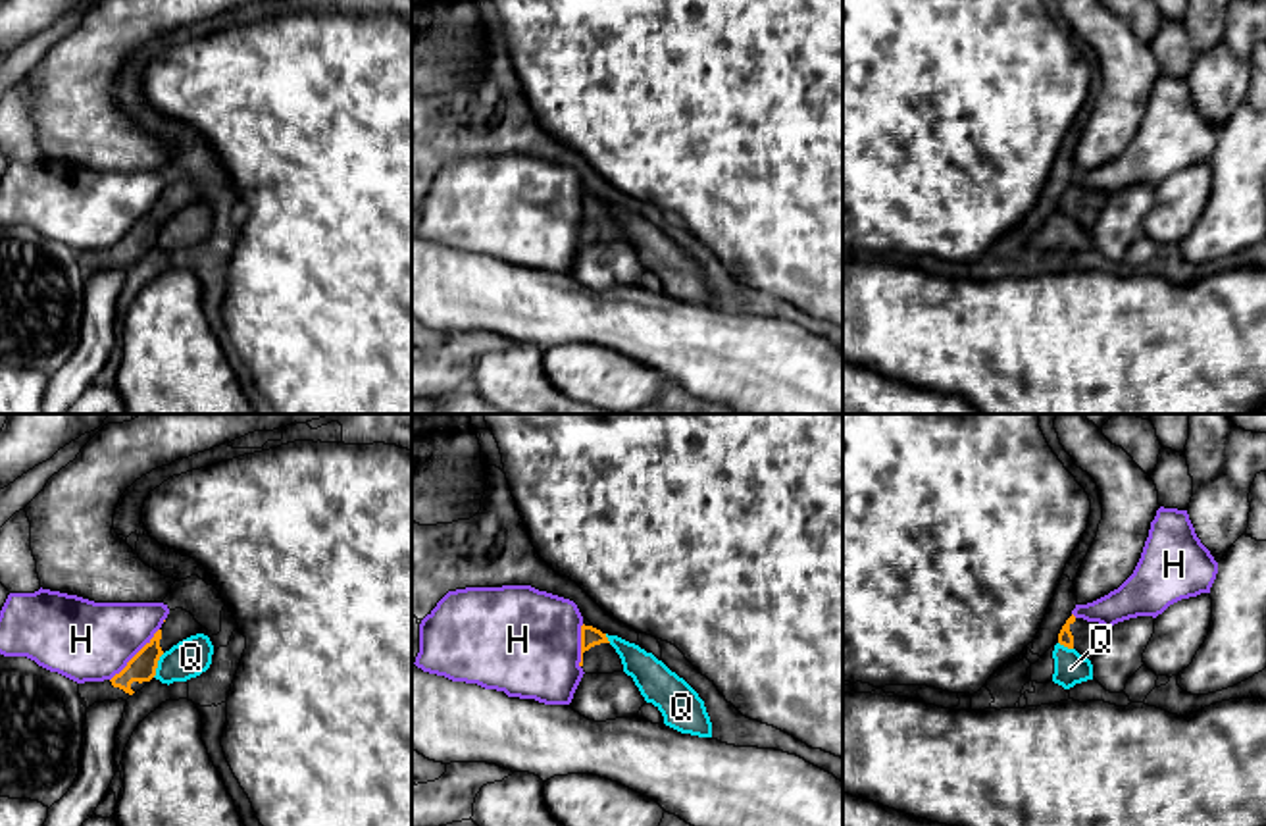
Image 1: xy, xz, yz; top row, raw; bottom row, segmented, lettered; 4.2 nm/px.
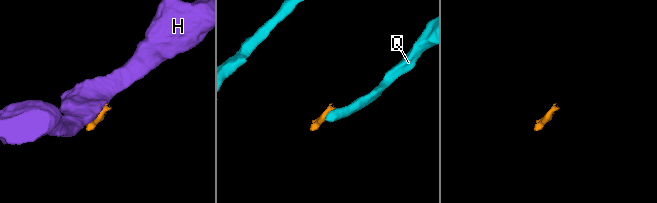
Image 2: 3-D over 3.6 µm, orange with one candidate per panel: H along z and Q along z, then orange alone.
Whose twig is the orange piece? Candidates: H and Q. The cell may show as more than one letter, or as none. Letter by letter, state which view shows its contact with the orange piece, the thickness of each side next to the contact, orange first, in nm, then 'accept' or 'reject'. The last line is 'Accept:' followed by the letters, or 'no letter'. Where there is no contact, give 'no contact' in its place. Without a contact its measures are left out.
H: meets orange in xy; 110 nm thick on the orange side, 340 nm on the other; reject
Q: meets orange in xy; 110 nm thick on the orange side, 160 nm on the other; reject
Accept: no letter

